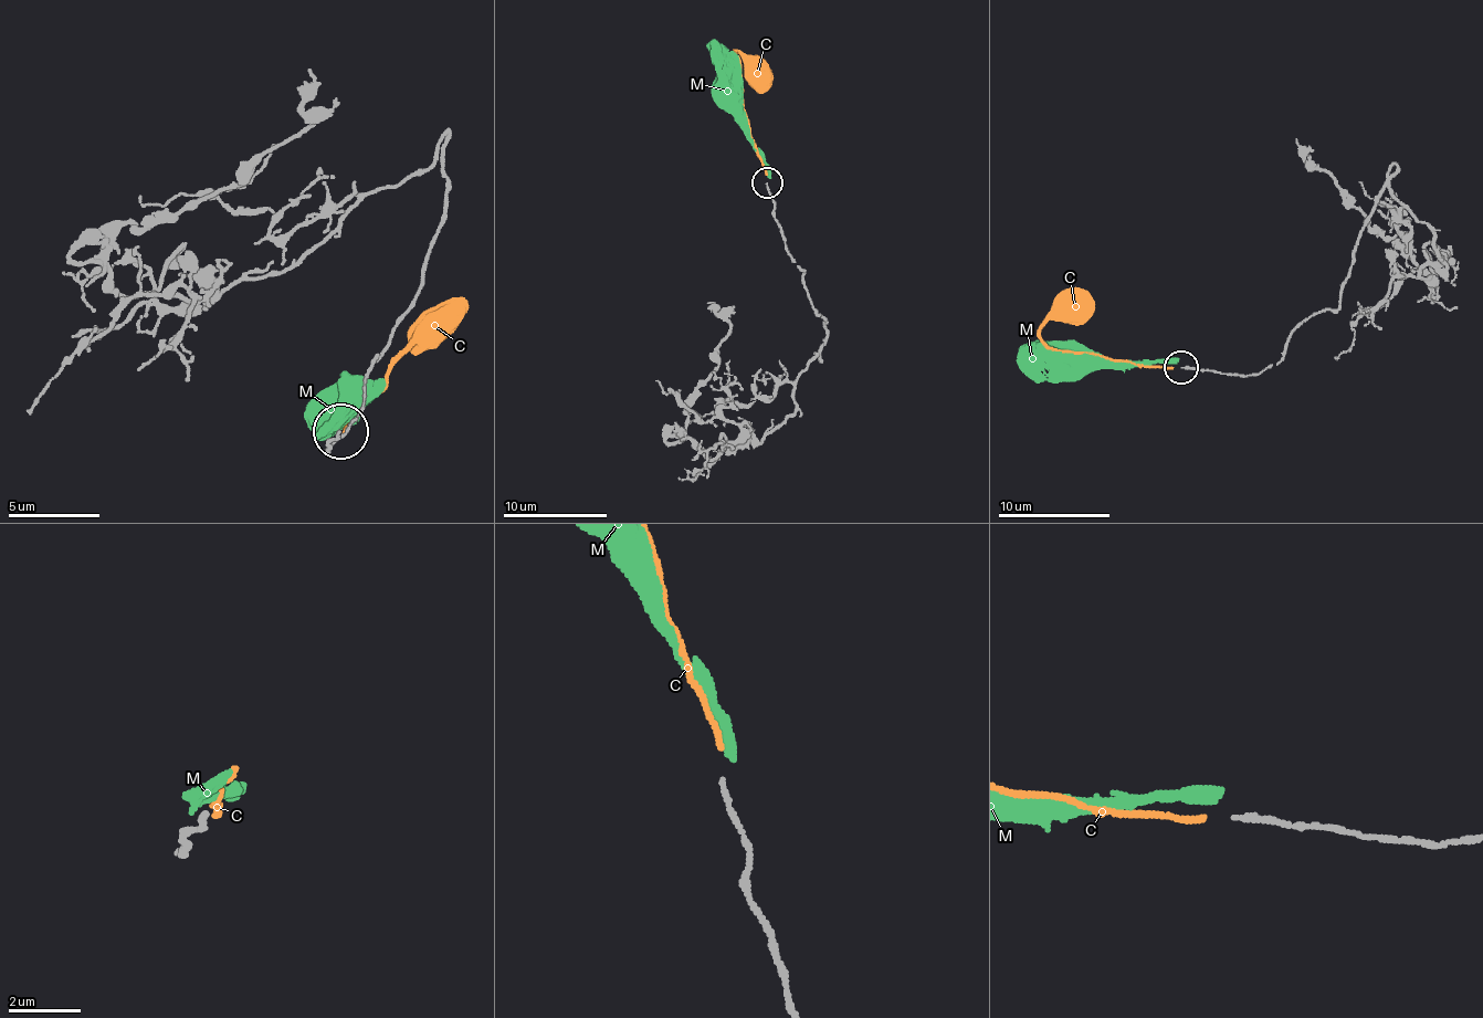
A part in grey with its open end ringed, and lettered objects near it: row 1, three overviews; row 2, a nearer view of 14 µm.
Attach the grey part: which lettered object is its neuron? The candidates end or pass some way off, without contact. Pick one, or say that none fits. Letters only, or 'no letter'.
C

